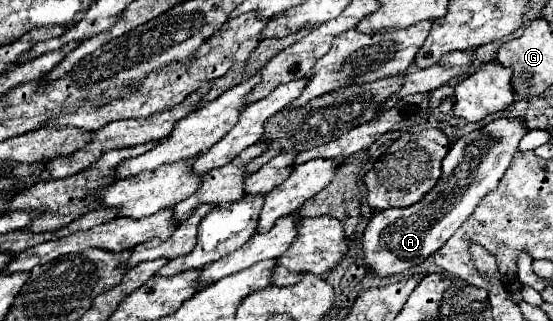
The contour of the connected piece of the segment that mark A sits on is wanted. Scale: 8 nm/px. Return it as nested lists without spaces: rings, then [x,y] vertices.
[[[517,119],[491,121],[483,129],[473,131],[451,145],[447,157],[443,159],[439,183],[419,203],[375,213],[361,237],[365,263],[375,271],[375,275],[385,277],[407,273],[413,265],[423,263],[429,255],[443,247],[461,223],[471,217],[471,211],[475,211],[483,195],[491,193],[499,185],[499,179],[509,169],[513,153],[525,133],[527,129]]]

